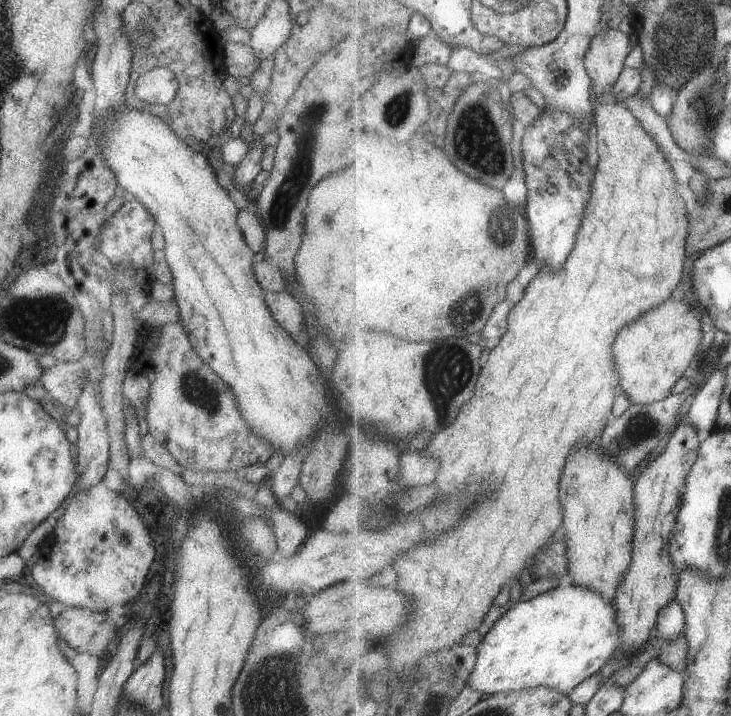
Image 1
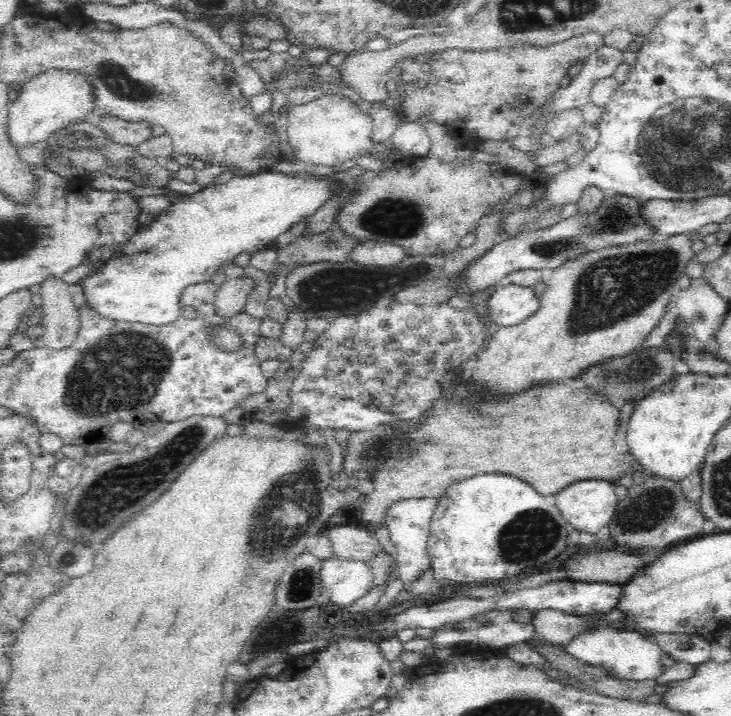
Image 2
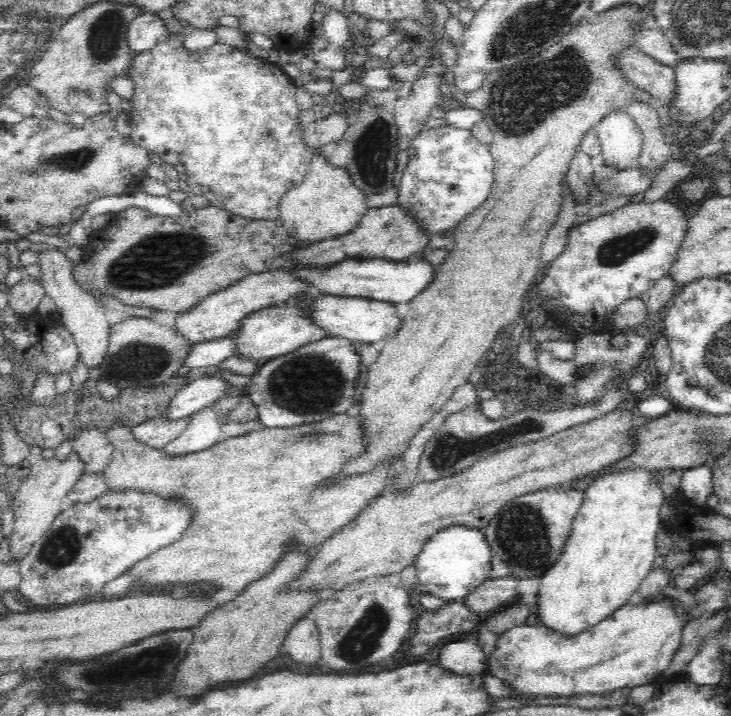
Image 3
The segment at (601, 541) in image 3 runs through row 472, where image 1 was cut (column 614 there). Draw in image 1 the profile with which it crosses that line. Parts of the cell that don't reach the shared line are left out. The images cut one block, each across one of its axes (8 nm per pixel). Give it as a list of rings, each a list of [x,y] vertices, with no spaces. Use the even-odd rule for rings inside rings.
[[[572,582],[519,603],[488,631],[478,646],[479,660],[468,680],[468,686],[486,698],[542,687],[568,694],[602,670],[622,644],[615,604],[604,594]]]

